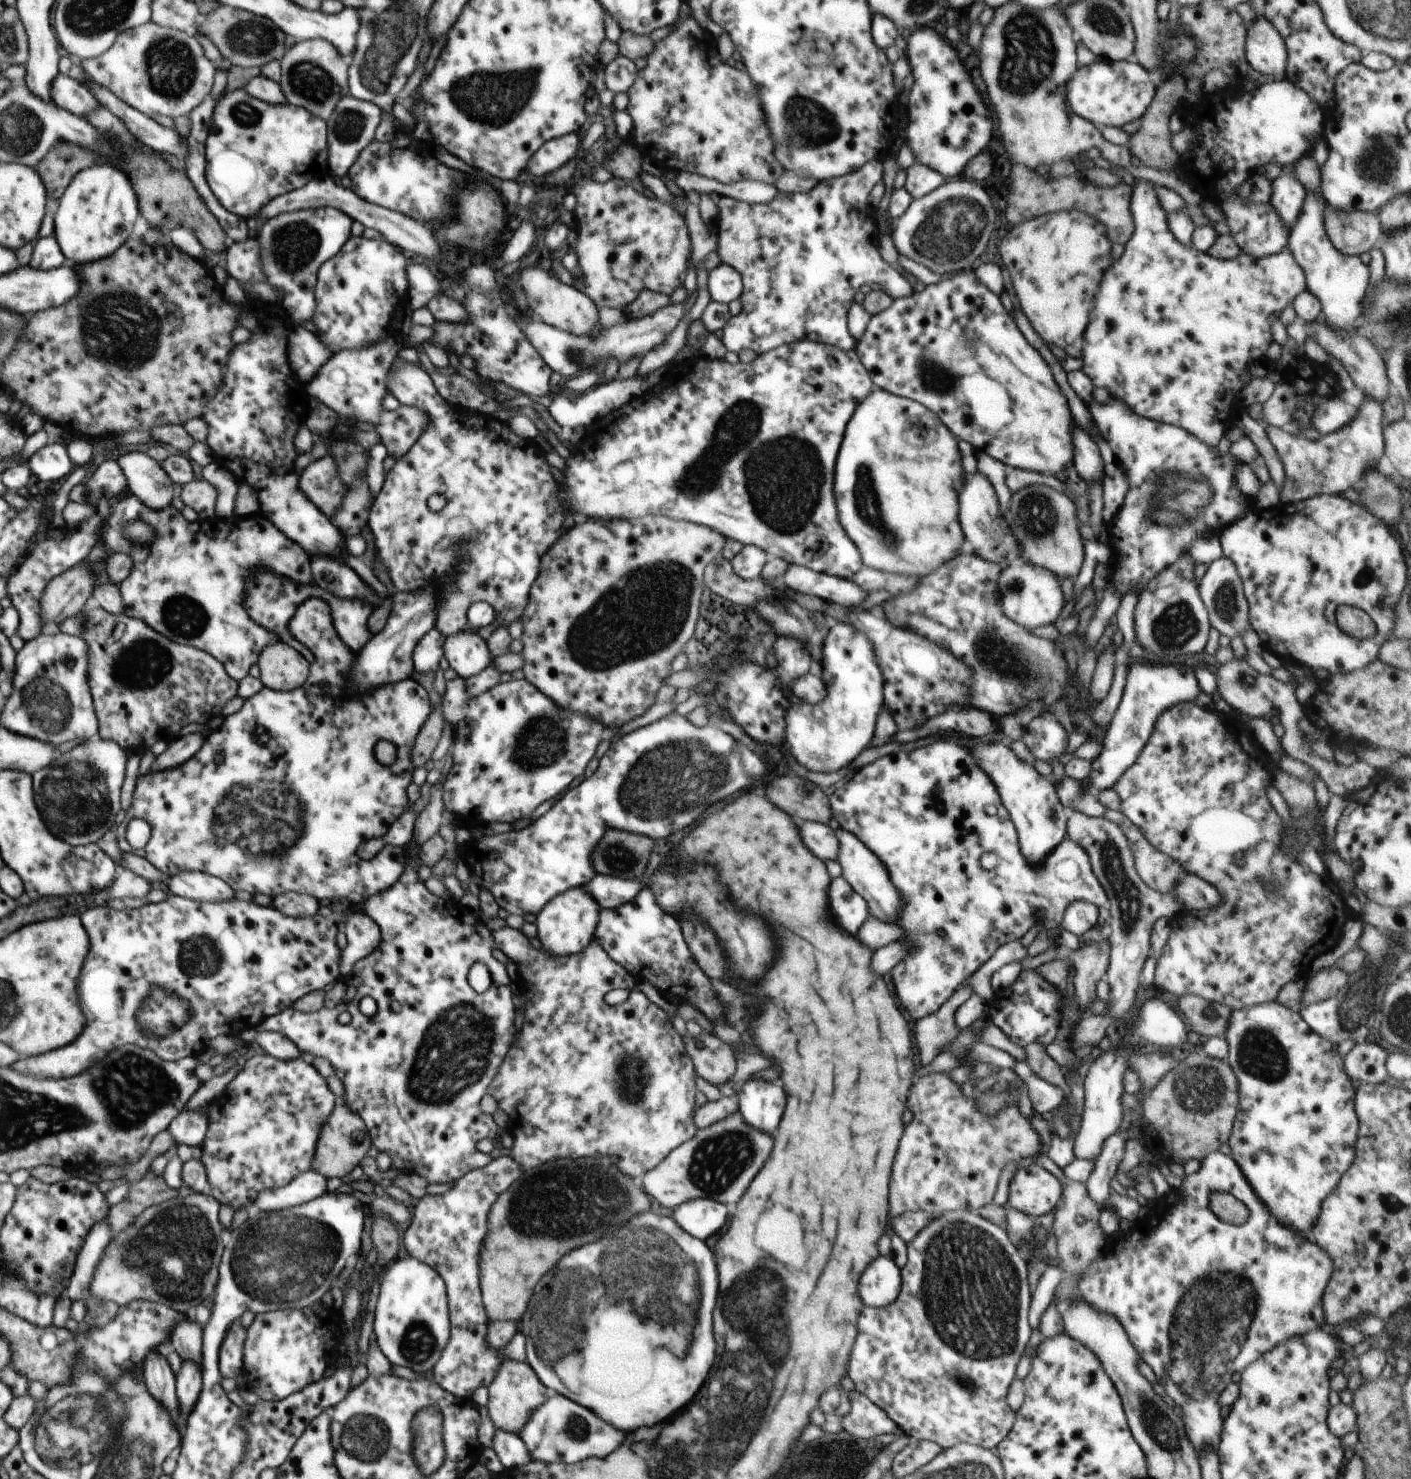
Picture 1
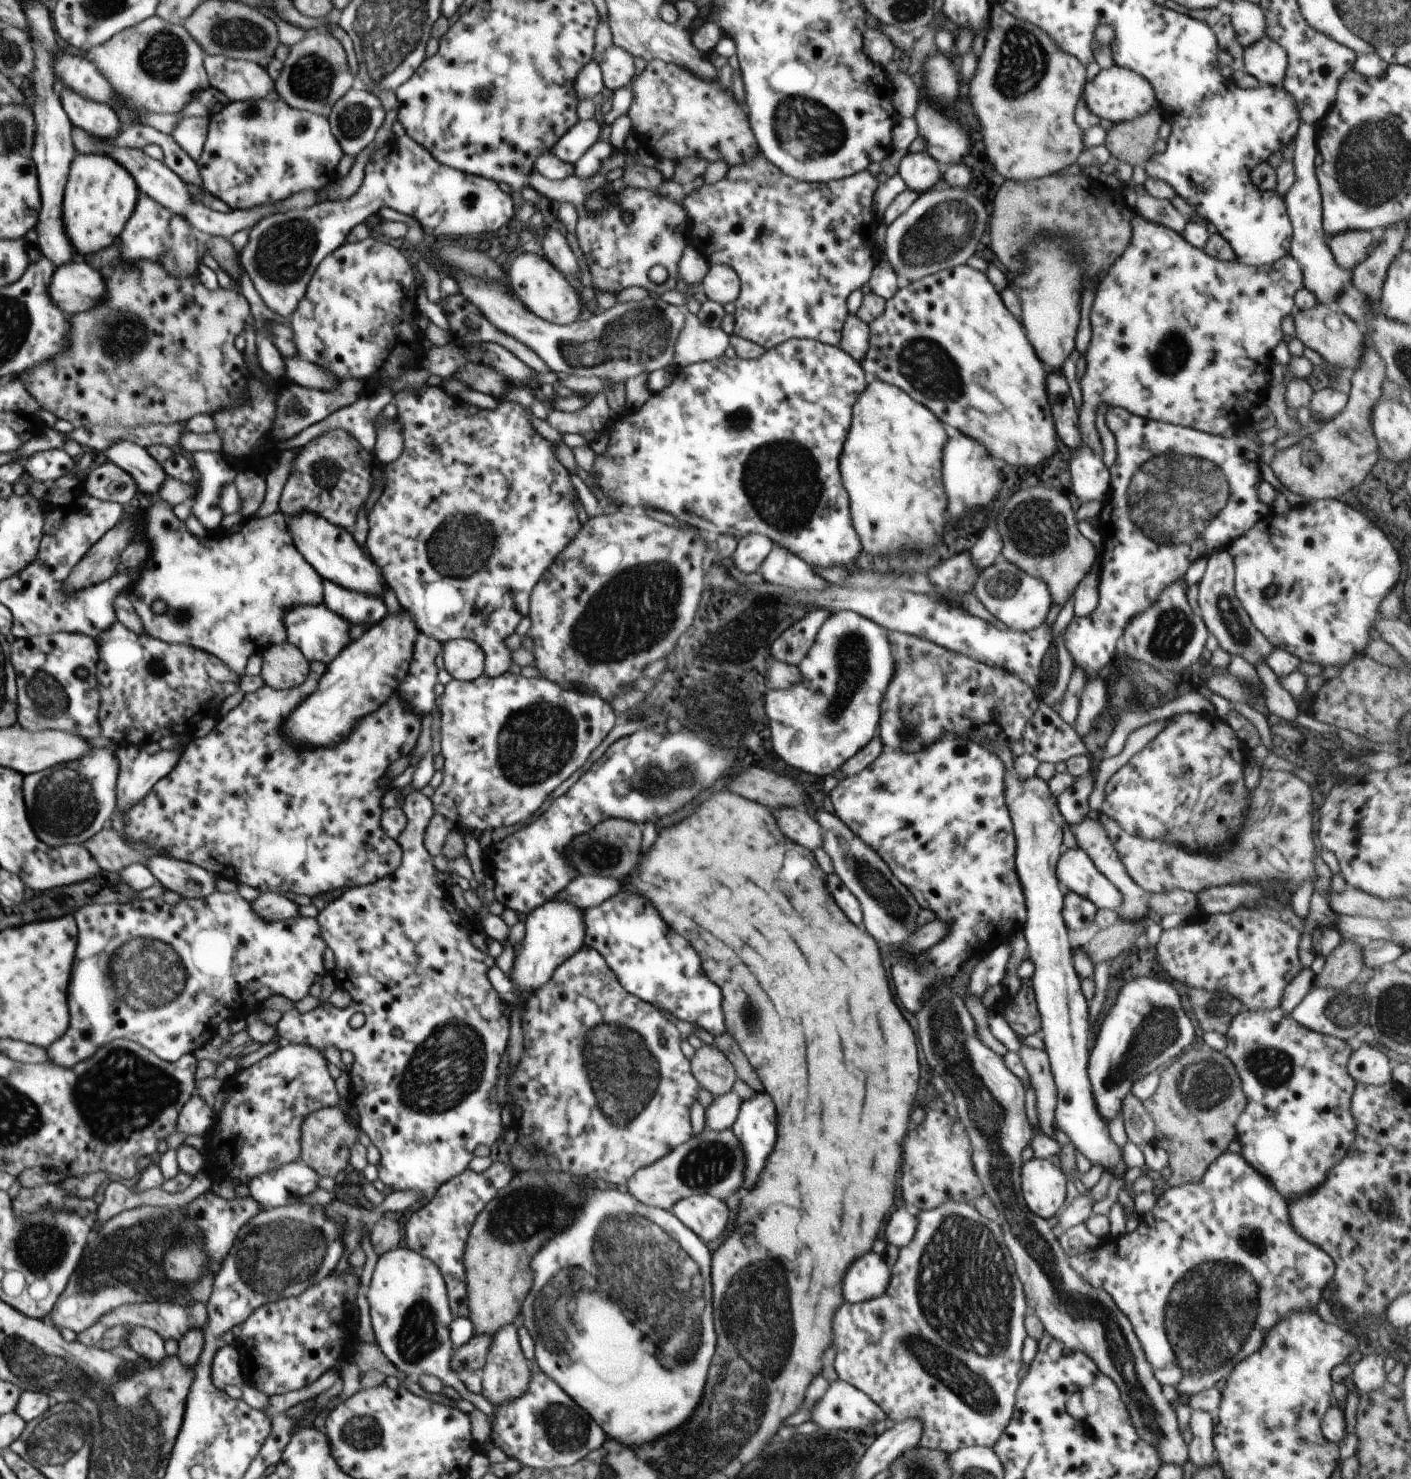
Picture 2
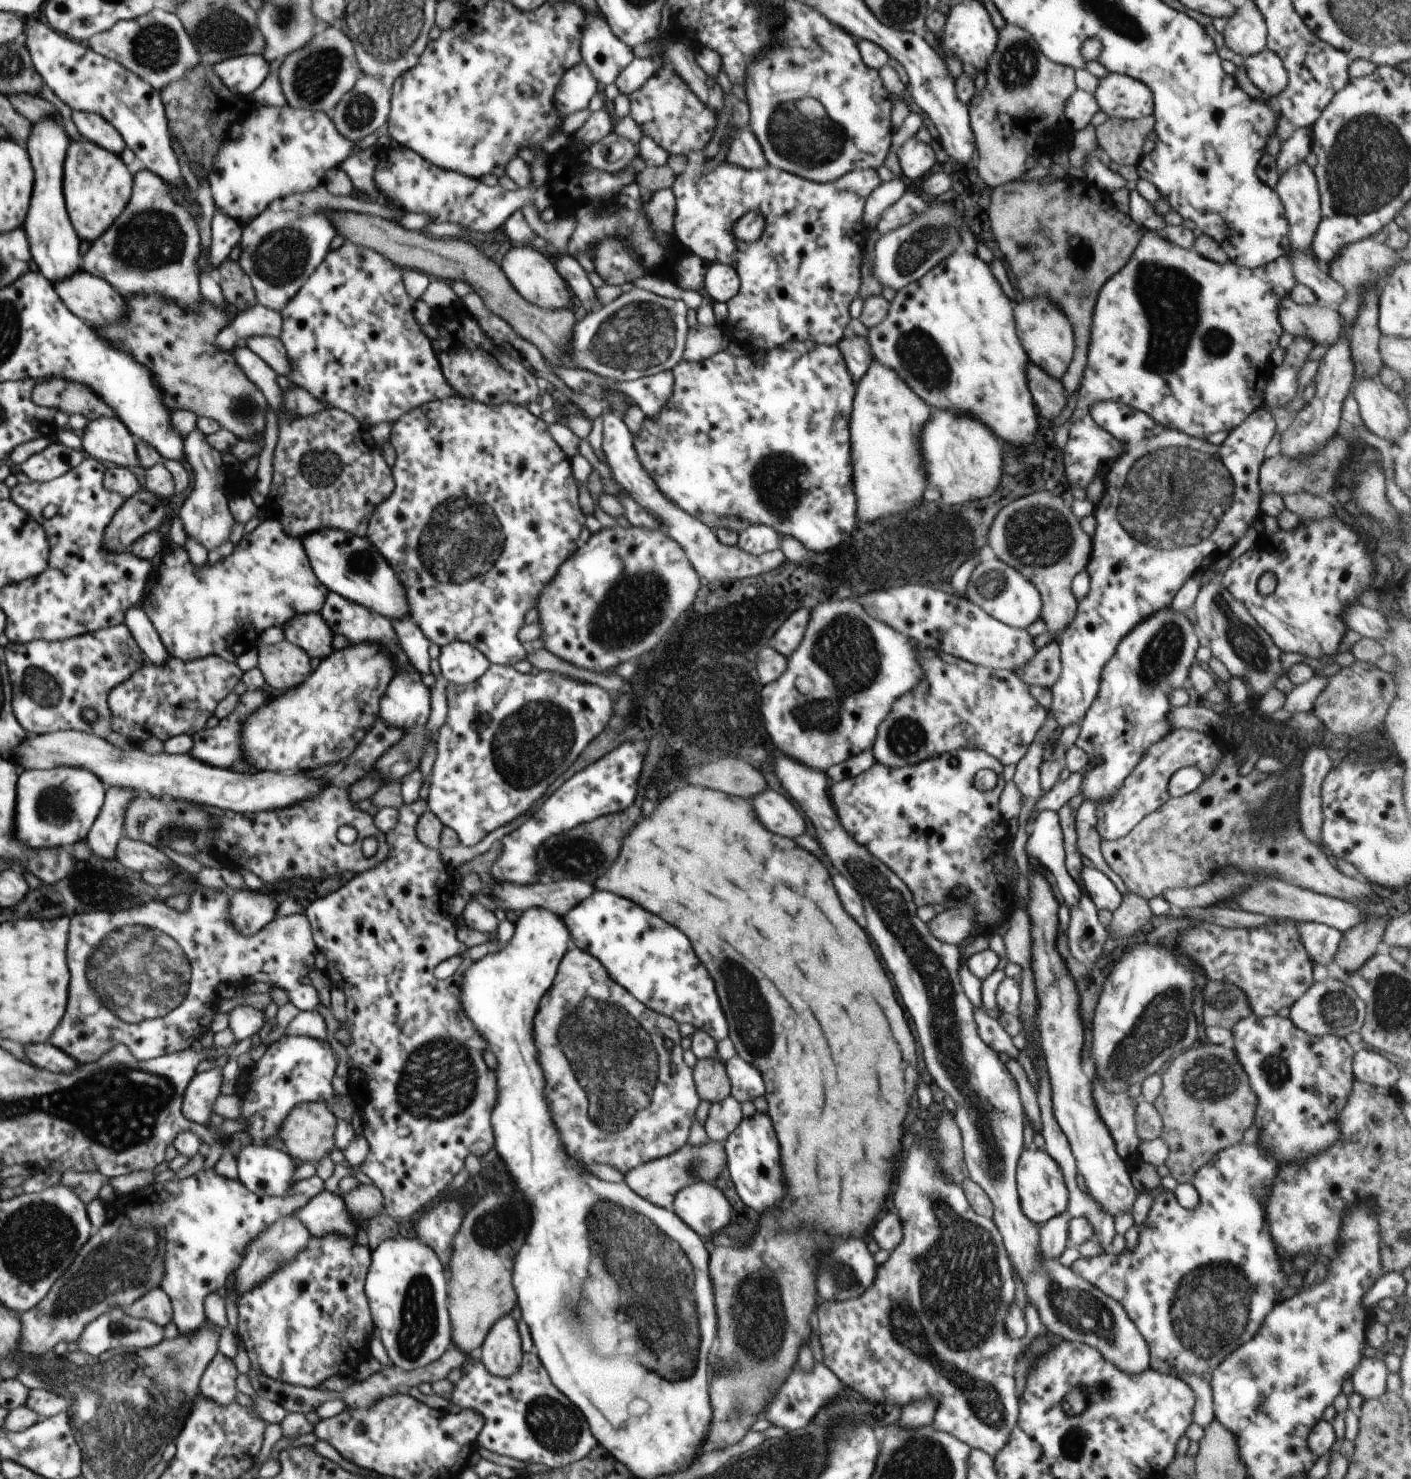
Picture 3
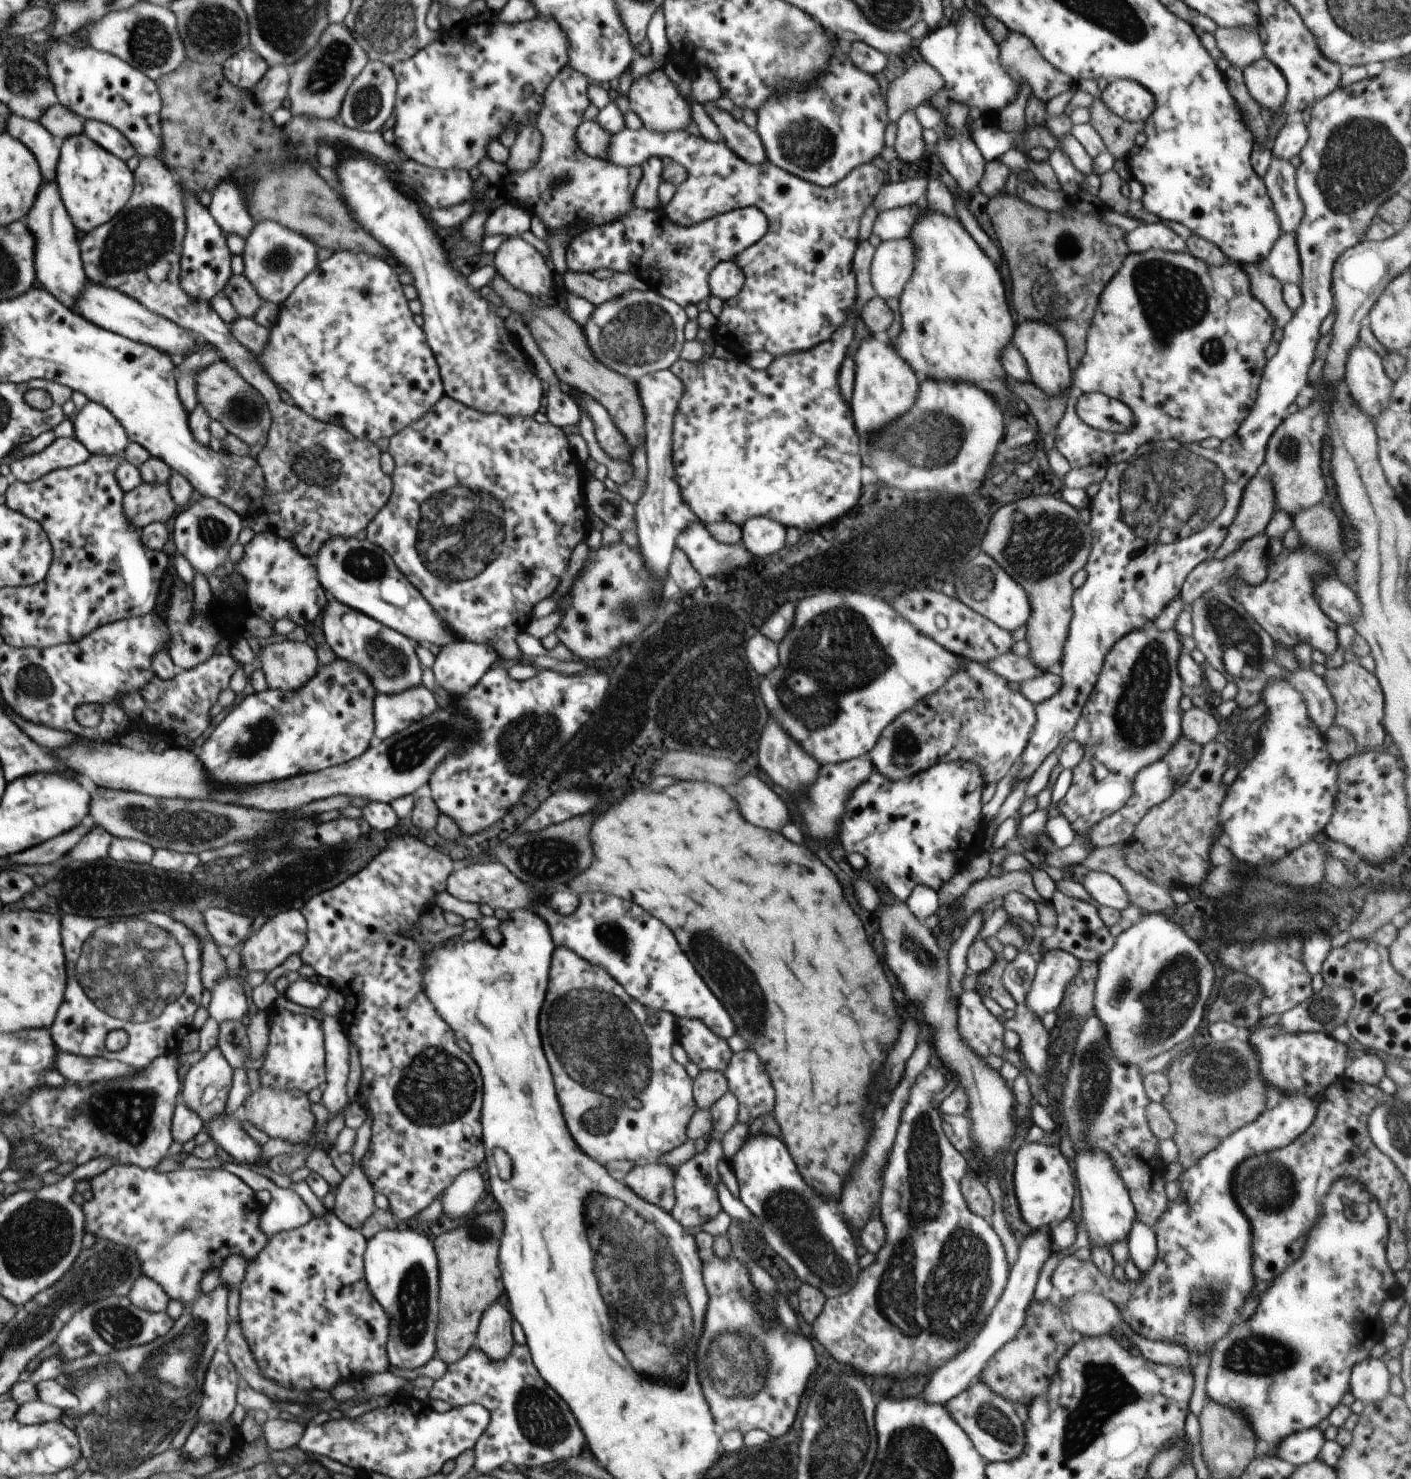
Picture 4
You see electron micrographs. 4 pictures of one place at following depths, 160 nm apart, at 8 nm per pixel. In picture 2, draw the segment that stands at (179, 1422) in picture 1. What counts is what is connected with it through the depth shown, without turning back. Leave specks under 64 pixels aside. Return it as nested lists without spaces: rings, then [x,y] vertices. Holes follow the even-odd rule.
[[[132,1327],[129,1347],[150,1361],[151,1364],[158,1364],[168,1356],[168,1352],[165,1350],[165,1341],[155,1330],[146,1327]]]

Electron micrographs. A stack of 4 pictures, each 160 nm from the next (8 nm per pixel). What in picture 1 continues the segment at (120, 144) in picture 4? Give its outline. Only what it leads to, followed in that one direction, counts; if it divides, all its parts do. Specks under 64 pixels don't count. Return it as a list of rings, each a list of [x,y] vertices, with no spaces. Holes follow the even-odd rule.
[[[61,72],[53,80],[51,100],[60,108],[84,118],[91,110],[102,107],[81,82]]]

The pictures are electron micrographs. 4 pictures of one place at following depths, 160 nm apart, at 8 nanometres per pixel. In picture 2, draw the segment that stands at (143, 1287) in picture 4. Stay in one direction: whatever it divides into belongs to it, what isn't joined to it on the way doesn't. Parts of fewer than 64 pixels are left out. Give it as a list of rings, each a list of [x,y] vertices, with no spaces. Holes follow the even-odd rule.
[[[156,1301],[151,1303],[134,1303],[122,1305],[118,1309],[106,1313],[92,1326],[86,1328],[76,1335],[76,1340],[88,1347],[98,1346],[105,1330],[116,1325],[128,1327],[146,1327],[157,1331],[166,1341],[175,1340],[178,1342],[190,1329],[203,1329],[208,1320],[207,1306],[204,1303],[193,1306],[181,1307],[172,1302]]]

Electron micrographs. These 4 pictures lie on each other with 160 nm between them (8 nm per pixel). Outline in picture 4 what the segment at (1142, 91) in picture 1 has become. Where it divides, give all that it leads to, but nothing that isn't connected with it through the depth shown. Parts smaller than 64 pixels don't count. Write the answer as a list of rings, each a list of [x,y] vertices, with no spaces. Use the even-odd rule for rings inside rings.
[[[1116,79],[1108,82],[1100,100],[1125,121],[1145,121],[1155,109],[1152,93],[1137,81]]]

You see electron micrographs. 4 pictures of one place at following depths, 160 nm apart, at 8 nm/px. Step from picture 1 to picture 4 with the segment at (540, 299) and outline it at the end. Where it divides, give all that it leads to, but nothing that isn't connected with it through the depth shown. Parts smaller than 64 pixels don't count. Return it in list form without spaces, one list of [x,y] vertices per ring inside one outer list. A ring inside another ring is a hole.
[[[522,237],[506,239],[495,252],[495,270],[516,290],[530,296],[555,295],[554,273],[541,252]]]

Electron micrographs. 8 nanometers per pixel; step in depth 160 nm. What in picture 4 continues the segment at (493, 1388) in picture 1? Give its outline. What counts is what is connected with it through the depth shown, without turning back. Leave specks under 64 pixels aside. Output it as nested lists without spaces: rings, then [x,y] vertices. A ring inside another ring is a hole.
[[[503,1301],[486,1309],[481,1318],[474,1346],[478,1347],[491,1361],[506,1360],[516,1344],[512,1334],[513,1316]]]

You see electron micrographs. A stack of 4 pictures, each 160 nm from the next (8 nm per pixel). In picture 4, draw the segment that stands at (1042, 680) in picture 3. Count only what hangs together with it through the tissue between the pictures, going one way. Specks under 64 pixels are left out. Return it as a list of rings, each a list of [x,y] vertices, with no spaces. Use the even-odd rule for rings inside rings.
[[[1013,652],[1000,655],[992,661],[982,664],[988,665],[1007,681],[1016,682],[1016,684],[1022,684],[1025,680],[1030,680],[1046,673],[1039,669],[1034,661],[1031,661],[1030,656],[1022,657]]]

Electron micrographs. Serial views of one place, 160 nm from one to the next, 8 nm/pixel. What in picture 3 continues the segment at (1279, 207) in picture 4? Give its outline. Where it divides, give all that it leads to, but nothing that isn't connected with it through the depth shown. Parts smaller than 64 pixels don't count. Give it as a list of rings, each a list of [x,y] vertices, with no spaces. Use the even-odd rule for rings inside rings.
[[[1304,161],[1290,167],[1286,173],[1280,175],[1280,180],[1273,189],[1278,193],[1285,208],[1286,218],[1289,222],[1288,238],[1292,246],[1291,250],[1312,255],[1312,241],[1321,221],[1319,186],[1313,168]]]

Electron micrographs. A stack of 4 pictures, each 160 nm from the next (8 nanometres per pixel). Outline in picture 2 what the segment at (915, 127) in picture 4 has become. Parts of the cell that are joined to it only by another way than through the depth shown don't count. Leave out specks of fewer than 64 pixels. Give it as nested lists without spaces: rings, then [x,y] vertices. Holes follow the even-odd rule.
[[[926,152],[910,153],[901,158],[899,175],[904,179],[908,189],[918,194],[943,184],[943,174],[938,163]]]

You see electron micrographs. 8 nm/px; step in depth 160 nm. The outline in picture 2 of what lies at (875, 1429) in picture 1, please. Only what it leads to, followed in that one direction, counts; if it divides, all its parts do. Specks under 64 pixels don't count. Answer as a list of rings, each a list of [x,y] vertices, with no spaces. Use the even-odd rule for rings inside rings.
[[[839,1379],[812,1410],[812,1420],[828,1430],[864,1430],[886,1418],[886,1413],[859,1388]]]

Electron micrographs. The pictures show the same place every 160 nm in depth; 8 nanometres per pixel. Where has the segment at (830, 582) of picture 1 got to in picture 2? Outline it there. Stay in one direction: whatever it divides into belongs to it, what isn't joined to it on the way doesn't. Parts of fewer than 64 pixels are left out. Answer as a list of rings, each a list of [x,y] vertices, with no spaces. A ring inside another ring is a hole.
[[[776,544],[758,571],[762,572],[764,579],[769,583],[796,591],[823,591],[830,586],[807,562]]]

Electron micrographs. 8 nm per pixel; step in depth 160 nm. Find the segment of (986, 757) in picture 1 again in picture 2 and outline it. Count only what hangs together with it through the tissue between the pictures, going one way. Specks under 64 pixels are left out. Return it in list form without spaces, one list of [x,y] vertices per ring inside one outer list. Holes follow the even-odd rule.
[[[1014,768],[1006,769],[1004,784],[1005,801],[1015,834],[1015,871],[1023,884],[1027,906],[1027,919],[1022,933],[1035,966],[1031,980],[1041,1016],[1039,1035],[1046,1046],[1058,1091],[1055,1122],[1092,1165],[1101,1164],[1104,1171],[1111,1168],[1113,1173],[1122,1151],[1110,1139],[1108,1122],[1100,1116],[1092,1094],[1087,1071],[1090,1056],[1088,1038],[1092,1029],[1090,1002],[1084,997],[1080,989],[1081,979],[1074,970],[1068,930],[1062,914],[1066,891],[1056,876],[1057,862],[1064,850],[1062,836],[1065,818],[1049,784],[1037,775],[1023,779]]]

